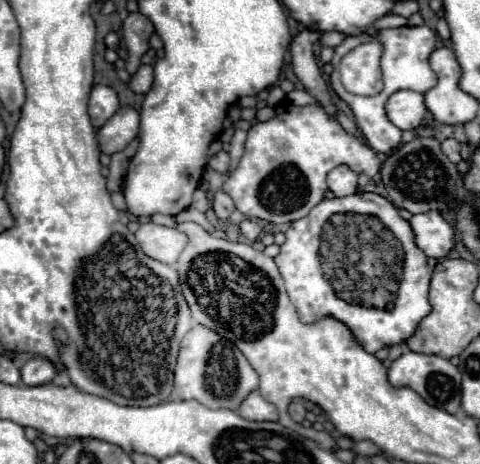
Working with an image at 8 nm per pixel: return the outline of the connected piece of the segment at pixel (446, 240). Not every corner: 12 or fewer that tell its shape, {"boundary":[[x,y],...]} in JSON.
{"boundary":[[436,211],[412,215],[416,245],[442,259],[454,229]]}

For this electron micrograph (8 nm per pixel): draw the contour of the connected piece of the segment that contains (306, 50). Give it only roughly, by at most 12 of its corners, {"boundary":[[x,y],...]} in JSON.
{"boundary":[[316,31],[292,37],[292,69],[326,109],[336,113],[312,51]]}

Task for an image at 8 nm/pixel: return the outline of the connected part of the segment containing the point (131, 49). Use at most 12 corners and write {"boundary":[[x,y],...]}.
{"boundary":[[130,13],[122,25],[128,49],[126,71],[140,67],[154,25],[142,13]]}

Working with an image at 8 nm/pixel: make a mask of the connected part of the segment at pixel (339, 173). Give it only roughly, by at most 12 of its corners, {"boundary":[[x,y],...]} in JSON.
{"boundary":[[346,165],[334,167],[328,189],[336,197],[356,193],[358,175]]}

